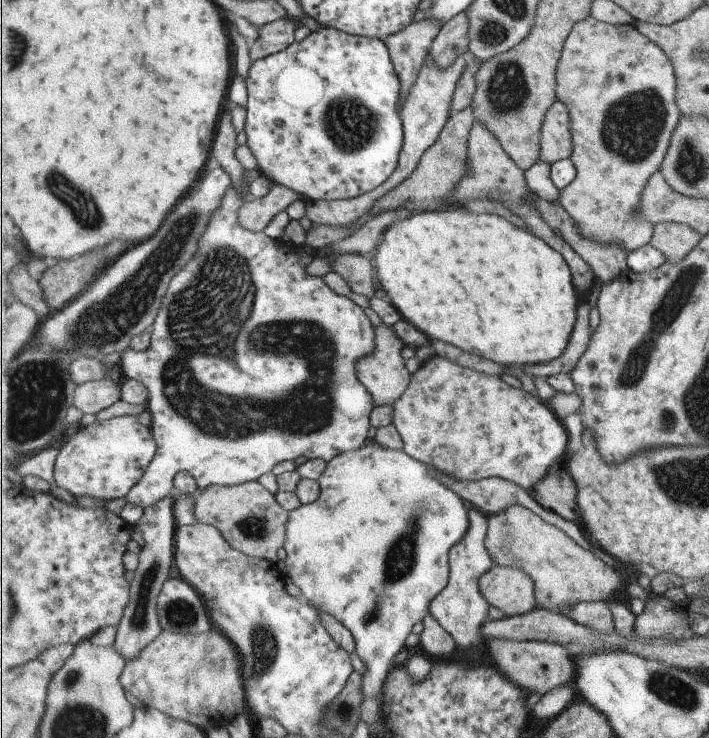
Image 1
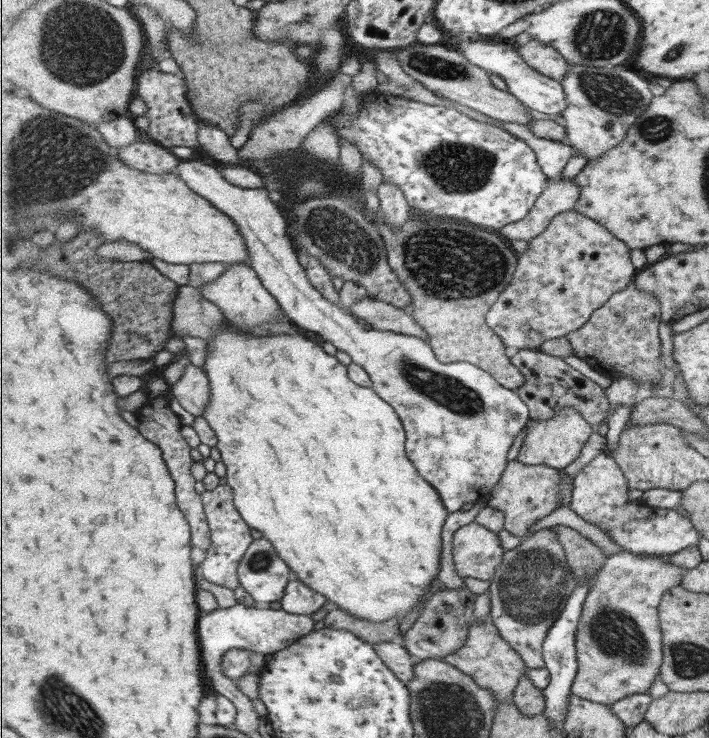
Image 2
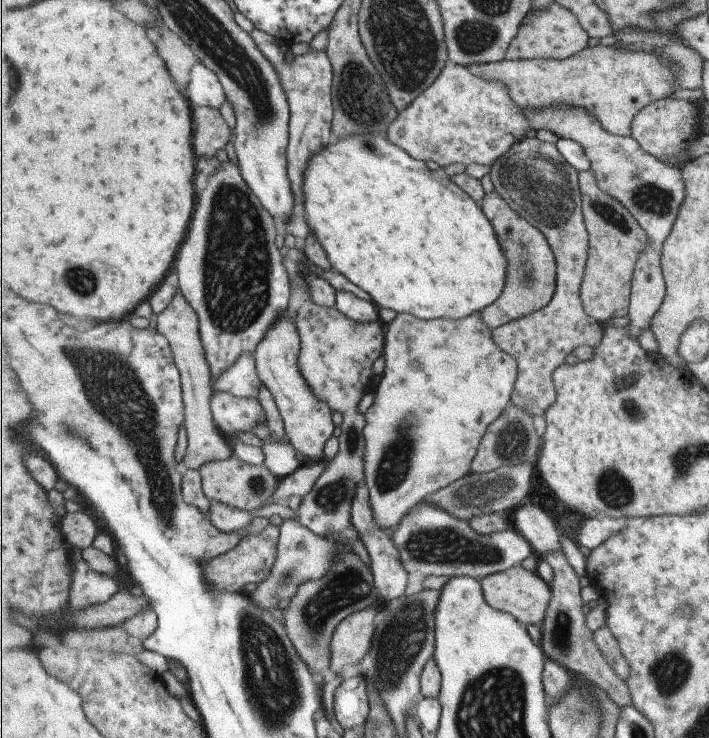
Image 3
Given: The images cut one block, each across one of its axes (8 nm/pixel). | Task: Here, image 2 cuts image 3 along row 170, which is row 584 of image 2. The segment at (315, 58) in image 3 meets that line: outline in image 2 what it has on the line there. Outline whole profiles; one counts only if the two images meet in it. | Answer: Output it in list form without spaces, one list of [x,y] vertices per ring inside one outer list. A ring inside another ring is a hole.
[[[296,577],[287,585],[285,596],[281,600],[282,608],[287,612],[310,616],[321,610],[328,602],[326,596],[315,592]]]

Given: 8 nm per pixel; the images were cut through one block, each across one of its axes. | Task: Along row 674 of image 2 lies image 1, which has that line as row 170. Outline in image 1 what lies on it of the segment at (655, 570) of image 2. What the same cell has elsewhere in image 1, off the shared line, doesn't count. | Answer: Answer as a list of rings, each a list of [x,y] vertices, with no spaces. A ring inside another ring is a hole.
[[[591,16],[579,21],[574,26],[570,37],[566,40],[566,46],[563,49],[562,58],[558,66],[558,100],[564,102],[570,108],[572,139],[574,140],[574,153],[571,159],[575,163],[577,174],[575,180],[569,186],[560,190],[559,200],[568,210],[568,213],[576,220],[576,223],[580,226],[580,233],[584,237],[589,237],[600,243],[623,243],[628,248],[628,252],[637,250],[641,246],[652,242],[655,224],[649,221],[641,221],[638,218],[638,212],[642,205],[642,194],[646,190],[645,186],[648,185],[649,178],[662,168],[663,161],[666,160],[667,153],[670,150],[675,129],[678,128],[679,121],[683,116],[677,106],[677,88],[678,81],[669,55],[658,43],[653,42],[648,36],[639,32],[634,25],[612,25]]]

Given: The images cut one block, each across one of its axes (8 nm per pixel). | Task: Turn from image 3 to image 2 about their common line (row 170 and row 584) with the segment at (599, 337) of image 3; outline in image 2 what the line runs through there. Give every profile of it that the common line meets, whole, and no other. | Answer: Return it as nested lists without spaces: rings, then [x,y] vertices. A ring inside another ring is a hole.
[[[552,528],[538,530],[527,536],[514,550],[507,551],[504,562],[498,566],[495,578],[490,585],[492,597],[491,622],[498,626],[502,637],[522,654],[528,668],[543,668],[546,666],[544,645],[550,628],[558,618],[562,617],[570,596],[578,588],[578,579],[567,558],[565,558],[565,548],[559,543],[558,532]]]

